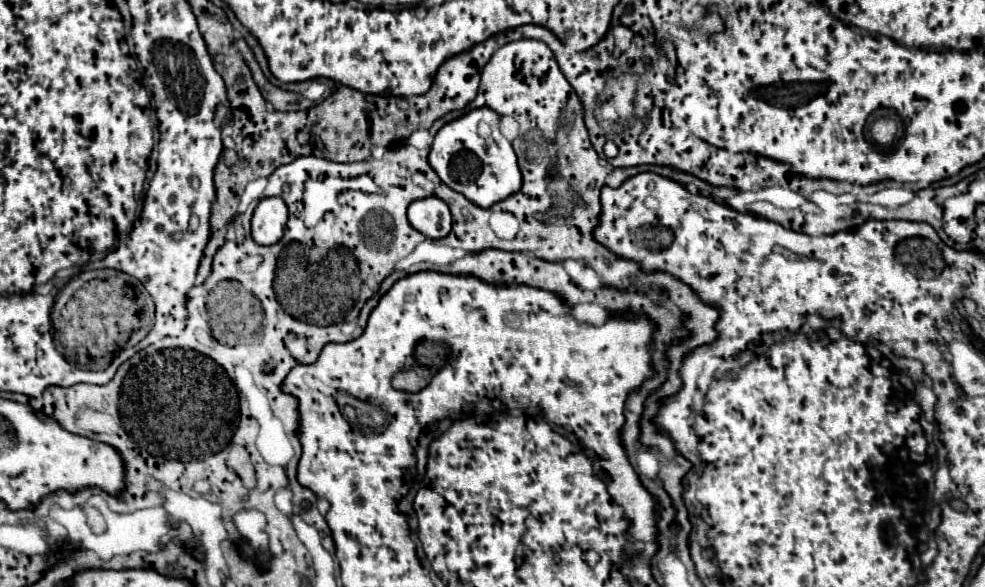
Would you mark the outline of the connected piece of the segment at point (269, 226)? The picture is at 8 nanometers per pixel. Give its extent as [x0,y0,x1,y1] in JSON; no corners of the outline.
[252,198,288,246]

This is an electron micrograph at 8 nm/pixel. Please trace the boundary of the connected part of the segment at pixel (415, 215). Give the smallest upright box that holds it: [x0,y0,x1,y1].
[408,196,452,238]

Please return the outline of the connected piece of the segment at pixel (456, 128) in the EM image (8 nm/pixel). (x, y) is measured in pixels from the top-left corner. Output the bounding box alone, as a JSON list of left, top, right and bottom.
[428,108,522,208]

